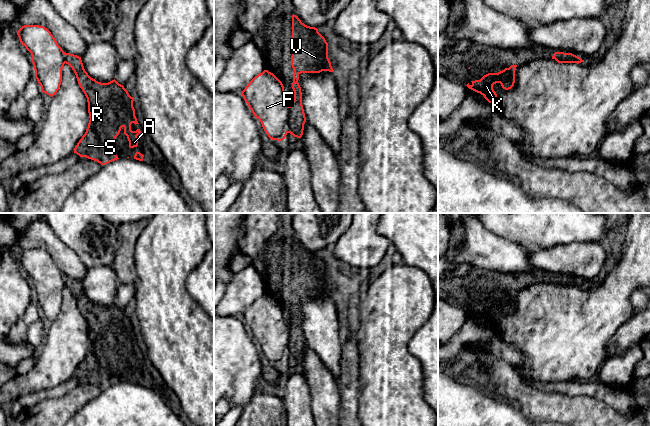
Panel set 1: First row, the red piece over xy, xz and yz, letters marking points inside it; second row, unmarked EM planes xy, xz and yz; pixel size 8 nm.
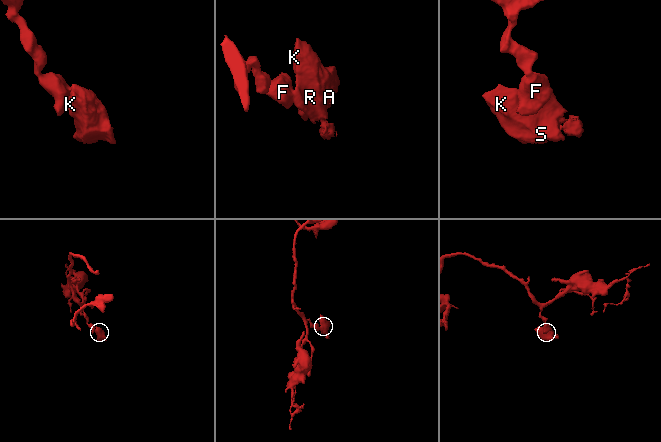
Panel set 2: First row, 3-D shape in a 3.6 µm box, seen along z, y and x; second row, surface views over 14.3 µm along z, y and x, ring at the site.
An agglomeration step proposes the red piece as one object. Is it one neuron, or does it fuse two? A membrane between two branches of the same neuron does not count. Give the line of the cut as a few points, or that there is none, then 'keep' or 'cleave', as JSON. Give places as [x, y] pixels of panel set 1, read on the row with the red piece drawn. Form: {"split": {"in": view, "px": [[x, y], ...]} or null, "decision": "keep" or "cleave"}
{"split": {"in": "xz", "px": [[289, 106], [287, 132]]}, "decision": "cleave"}

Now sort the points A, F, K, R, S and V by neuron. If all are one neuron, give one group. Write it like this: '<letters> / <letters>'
A K R S V / F

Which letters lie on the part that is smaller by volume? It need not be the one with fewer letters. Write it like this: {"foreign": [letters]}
{"foreign": ["A", "K", "R", "S", "V"]}

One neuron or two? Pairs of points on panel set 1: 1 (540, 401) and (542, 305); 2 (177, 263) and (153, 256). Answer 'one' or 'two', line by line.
1: two
2: one

